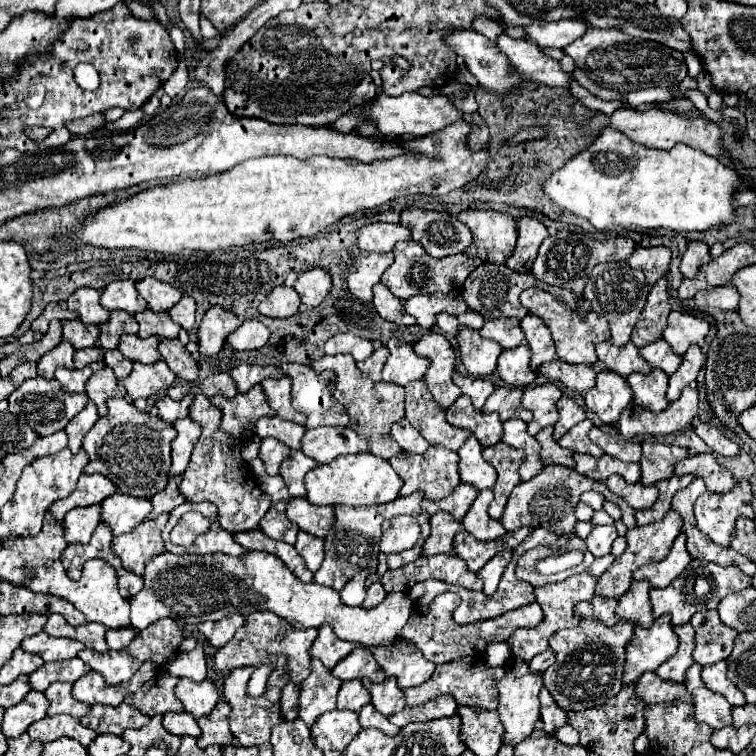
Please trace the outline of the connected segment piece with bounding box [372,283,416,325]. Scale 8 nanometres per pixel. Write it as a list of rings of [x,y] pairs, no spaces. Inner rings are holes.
[[[378,283],[374,287],[374,299],[372,299],[378,315],[386,321],[394,321],[398,325],[414,325],[416,319],[412,319],[406,311],[400,299],[396,299],[396,295],[392,295],[382,283]]]

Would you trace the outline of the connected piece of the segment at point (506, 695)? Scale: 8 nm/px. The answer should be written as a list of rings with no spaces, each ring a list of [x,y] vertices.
[[[510,657],[504,667],[506,667],[506,675],[498,683],[498,691],[500,691],[498,715],[500,715],[500,721],[504,725],[504,743],[516,747],[518,743],[522,743],[524,739],[530,737],[530,733],[536,727],[536,721],[540,719],[538,693],[542,689],[542,677],[532,675],[528,671],[528,663],[524,663],[522,659],[516,659],[516,657]]]

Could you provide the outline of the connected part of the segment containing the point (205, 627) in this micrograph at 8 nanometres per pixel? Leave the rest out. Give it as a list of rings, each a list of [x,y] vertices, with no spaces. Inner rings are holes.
[[[230,615],[230,617],[220,619],[220,621],[204,621],[198,625],[198,629],[208,639],[210,645],[220,649],[228,639],[232,639],[236,629],[240,629],[242,625],[244,625],[242,615]]]

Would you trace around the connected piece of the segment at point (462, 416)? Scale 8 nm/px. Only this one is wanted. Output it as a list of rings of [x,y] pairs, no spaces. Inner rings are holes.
[[[460,395],[446,409],[446,421],[454,427],[472,431],[482,447],[492,447],[492,443],[498,443],[502,439],[502,421],[498,419],[498,415],[476,411],[466,395]]]

